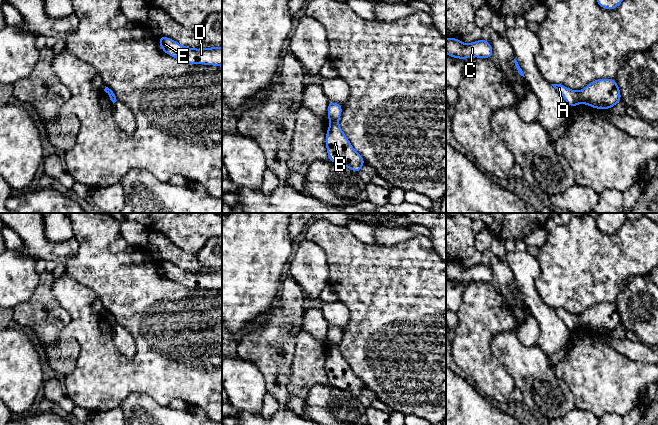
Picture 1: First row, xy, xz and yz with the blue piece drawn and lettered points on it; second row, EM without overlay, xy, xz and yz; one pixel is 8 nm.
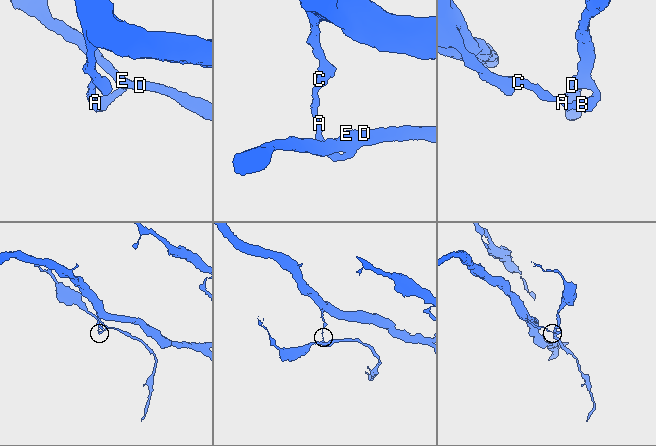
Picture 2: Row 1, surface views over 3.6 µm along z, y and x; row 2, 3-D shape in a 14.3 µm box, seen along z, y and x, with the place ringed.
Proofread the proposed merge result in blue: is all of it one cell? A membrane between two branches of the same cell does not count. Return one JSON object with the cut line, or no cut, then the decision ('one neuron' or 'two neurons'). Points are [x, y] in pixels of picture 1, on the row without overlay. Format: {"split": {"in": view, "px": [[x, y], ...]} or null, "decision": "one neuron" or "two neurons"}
{"split": {"in": "yz", "px": [[579, 316], [581, 325]]}, "decision": "two neurons"}

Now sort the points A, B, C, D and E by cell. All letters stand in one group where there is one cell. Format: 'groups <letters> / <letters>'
groups A C / B D E

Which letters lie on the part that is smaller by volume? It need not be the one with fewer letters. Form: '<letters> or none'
B, D, E

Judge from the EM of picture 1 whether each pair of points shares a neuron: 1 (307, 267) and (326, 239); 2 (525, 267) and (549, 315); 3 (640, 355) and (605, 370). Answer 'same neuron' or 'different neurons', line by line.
1: different neurons
2: same neuron
3: different neurons

